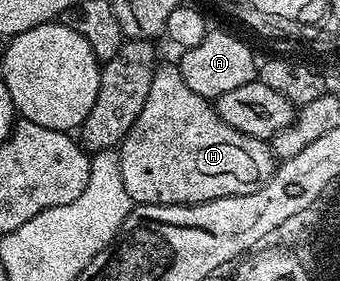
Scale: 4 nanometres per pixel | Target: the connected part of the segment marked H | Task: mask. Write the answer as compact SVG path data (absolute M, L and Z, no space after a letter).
M161 63L157 67L154 80L150 82L150 94L146 94L146 102L142 106L134 126L128 131L128 135L124 137L119 145L118 151L120 153L122 182L126 186L126 194L130 194L130 198L136 204L205 204L211 200L226 198L227 196L245 196L261 188L275 172L278 163L276 157L272 154L271 147L265 141L258 138L250 138L246 134L234 130L234 126L226 126L226 122L222 122L222 118L218 118L215 107L205 100L203 96L194 94L194 90L190 90L190 86L186 86L180 69L175 63Z

